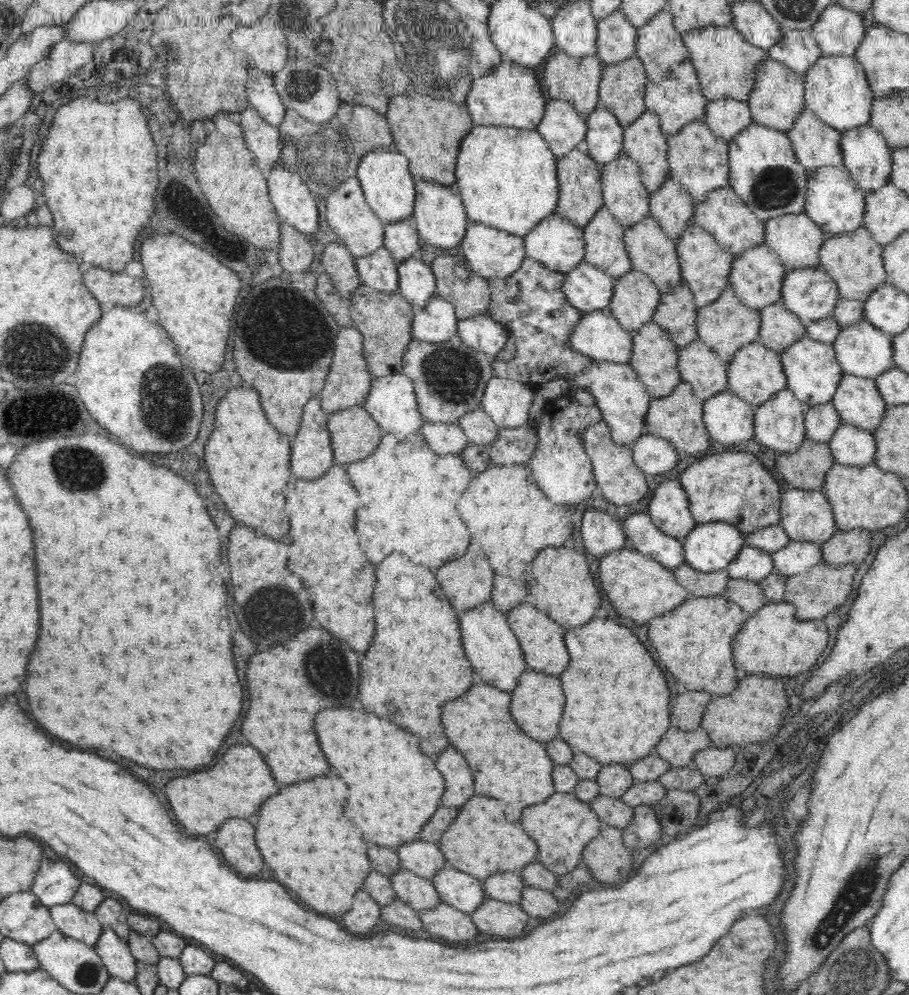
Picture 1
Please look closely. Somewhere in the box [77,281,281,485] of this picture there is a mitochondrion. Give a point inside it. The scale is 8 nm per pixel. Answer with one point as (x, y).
(161, 424)

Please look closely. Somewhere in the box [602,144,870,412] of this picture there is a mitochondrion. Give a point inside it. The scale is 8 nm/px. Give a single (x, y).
(776, 188)

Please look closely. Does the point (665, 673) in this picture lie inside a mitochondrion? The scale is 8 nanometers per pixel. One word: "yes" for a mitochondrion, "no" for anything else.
no

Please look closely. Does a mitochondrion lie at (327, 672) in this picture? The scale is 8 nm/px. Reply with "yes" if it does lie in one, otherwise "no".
yes

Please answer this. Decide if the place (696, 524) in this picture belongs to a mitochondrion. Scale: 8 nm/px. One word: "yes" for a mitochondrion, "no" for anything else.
no

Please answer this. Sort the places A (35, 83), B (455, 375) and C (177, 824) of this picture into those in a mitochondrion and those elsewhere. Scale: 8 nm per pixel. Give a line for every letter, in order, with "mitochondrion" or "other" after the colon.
A: other
B: mitochondrion
C: other

